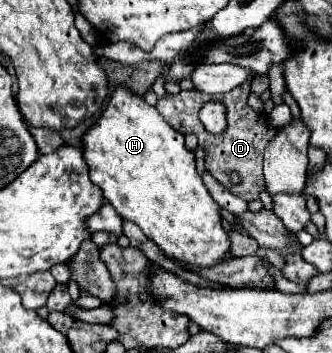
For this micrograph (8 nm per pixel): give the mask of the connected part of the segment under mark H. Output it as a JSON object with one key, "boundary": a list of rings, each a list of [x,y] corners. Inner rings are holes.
{"boundary":[[[118,85],[112,91],[102,117],[84,133],[82,147],[92,183],[102,189],[102,195],[112,203],[116,213],[136,223],[144,231],[144,235],[162,249],[164,255],[188,265],[210,267],[220,263],[222,255],[230,249],[230,239],[224,227],[220,225],[218,203],[210,197],[208,189],[204,187],[202,177],[196,171],[194,153],[188,151],[184,145],[184,135],[172,129],[164,121],[164,117],[160,117],[156,107],[148,105],[128,87]]]}

